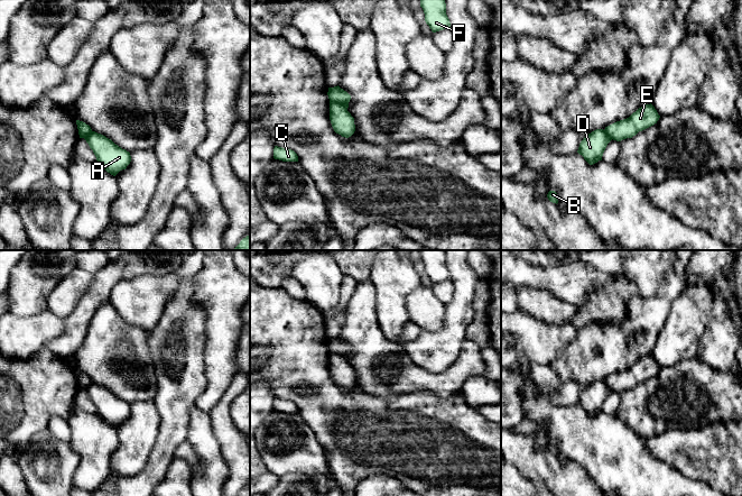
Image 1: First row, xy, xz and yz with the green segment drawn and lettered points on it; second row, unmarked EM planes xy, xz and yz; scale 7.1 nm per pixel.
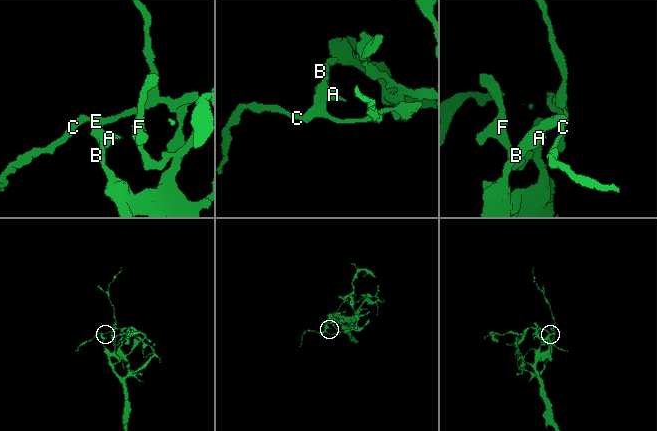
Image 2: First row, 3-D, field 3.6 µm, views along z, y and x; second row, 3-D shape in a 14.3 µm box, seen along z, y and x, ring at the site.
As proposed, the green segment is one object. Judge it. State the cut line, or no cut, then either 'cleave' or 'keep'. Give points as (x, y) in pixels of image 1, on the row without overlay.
cut xz (330, 352), (336, 352), (346, 360); cleave

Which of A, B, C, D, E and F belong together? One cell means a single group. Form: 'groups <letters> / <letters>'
groups A B D F / C E

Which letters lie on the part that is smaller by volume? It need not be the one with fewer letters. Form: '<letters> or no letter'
C, E

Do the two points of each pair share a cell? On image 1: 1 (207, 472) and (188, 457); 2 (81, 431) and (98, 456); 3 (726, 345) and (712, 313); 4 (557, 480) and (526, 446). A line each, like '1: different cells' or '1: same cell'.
1: different cells
2: same cell
3: same cell
4: same cell

